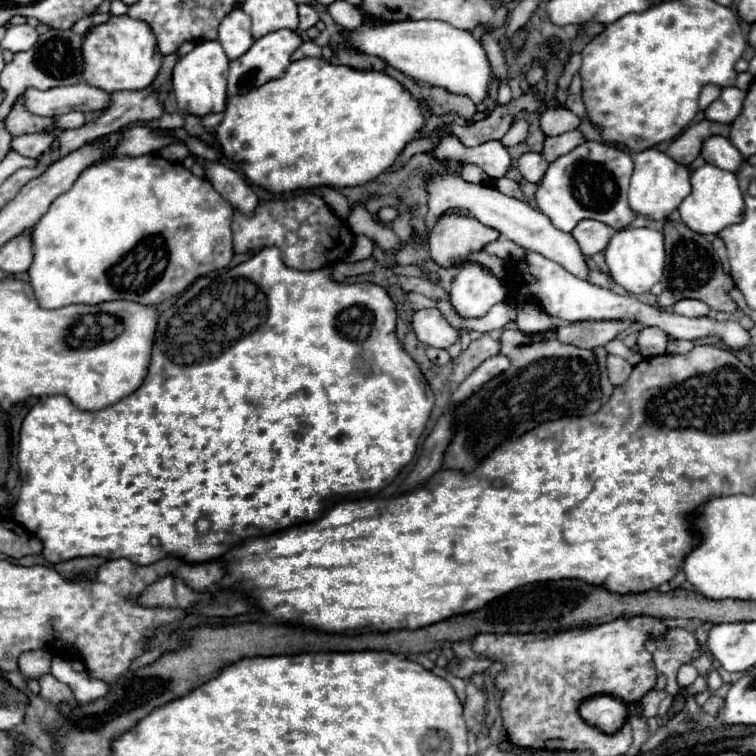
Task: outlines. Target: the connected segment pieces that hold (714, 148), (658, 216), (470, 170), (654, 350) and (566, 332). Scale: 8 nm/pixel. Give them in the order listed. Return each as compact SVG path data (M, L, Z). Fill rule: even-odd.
M725 136L707 138L703 142L701 156L705 158L707 164L719 166L719 168L729 170L729 172L737 172L737 168L741 166L741 160L743 160L739 150Z
M609 144L615 148L621 148L627 152L635 164L633 176L631 176L631 188L629 188L629 206L635 210L637 216L645 216L647 220L667 220L669 214L681 204L681 200L691 192L689 184L689 170L683 164L673 162L665 152L659 152L655 148L633 152L621 144Z
M463 164L461 166L461 178L467 180L467 182L475 182L475 184L489 182L489 176L475 164Z
M643 328L637 336L637 346L639 346L639 354L649 358L649 356L659 356L665 354L669 336L659 330L659 328Z
M583 320L583 322L573 322L573 324L557 328L557 338L559 338L559 342L571 344L571 346L577 346L577 348L597 348L597 346L603 346L609 340L613 340L629 324L633 324L633 322L629 322L629 320L609 320L609 322L589 322L589 320Z

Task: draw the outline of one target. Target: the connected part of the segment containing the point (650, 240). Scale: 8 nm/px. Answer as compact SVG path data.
M623 228L611 238L605 250L605 260L609 266L611 278L619 286L623 286L629 294L645 294L663 276L663 268L665 268L663 232L653 228Z

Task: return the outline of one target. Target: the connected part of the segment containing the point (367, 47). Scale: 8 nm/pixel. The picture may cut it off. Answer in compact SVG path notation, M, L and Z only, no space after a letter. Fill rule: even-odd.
M403 20L403 22L381 24L381 26L363 24L363 26L353 30L353 36L347 42L359 52L379 56L381 60L385 60L393 68L401 70L409 78L415 78L415 80L431 84L431 86L445 88L447 92L453 92L453 94L465 94L475 104L481 104L489 92L491 66L489 66L489 60L487 60L487 54L485 54L481 42L475 40L475 36L471 32L459 30L447 22L441 22L441 20Z

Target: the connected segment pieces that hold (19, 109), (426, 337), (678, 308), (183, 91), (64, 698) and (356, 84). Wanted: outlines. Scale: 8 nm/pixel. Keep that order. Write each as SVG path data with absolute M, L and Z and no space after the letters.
M19 96L9 116L3 120L3 124L11 136L23 136L23 134L35 134L35 132L53 132L57 128L57 118L43 118L43 116L31 114L25 108L25 98Z
M437 308L413 312L411 328L419 342L433 348L449 348L459 338L459 332L441 316Z
M679 300L673 306L673 312L675 314L681 314L681 316L701 318L701 316L707 316L709 314L709 306L705 302L701 302L701 300Z
M217 40L199 42L189 54L181 56L173 68L173 94L177 106L193 116L223 112L227 102L227 72L229 72L229 58L225 56L221 44Z
M51 674L39 676L37 682L41 686L39 694L47 702L51 702L51 704L67 704L67 706L75 706L77 704L75 698L73 698L73 694L71 694L71 690L69 690L69 686L63 684L63 682L59 682L59 680L55 680Z
M301 58L287 66L283 78L275 78L245 96L233 96L227 102L225 118L215 134L223 154L231 158L253 184L273 194L283 194L299 188L365 184L391 168L407 142L411 142L423 126L423 104L389 74L351 70L329 64L323 58Z

